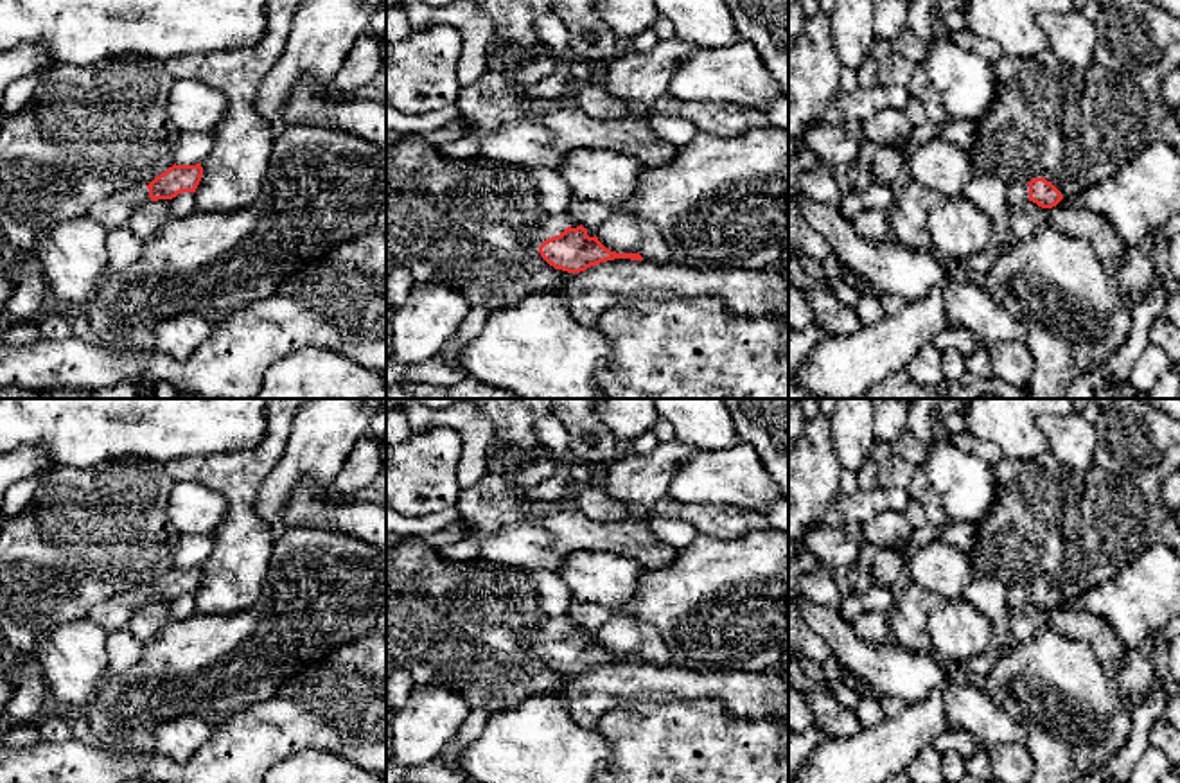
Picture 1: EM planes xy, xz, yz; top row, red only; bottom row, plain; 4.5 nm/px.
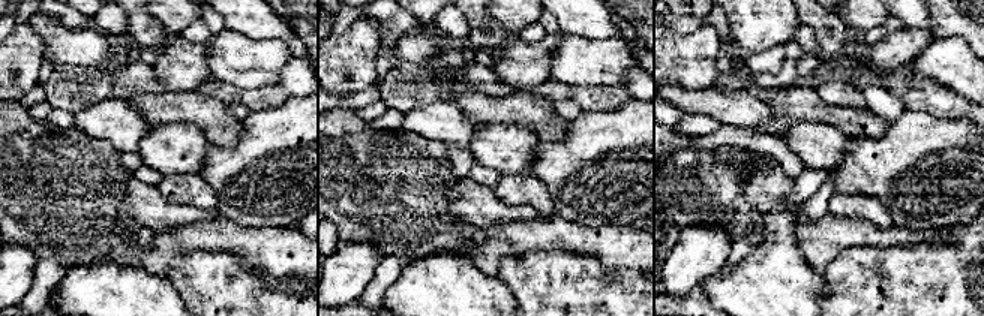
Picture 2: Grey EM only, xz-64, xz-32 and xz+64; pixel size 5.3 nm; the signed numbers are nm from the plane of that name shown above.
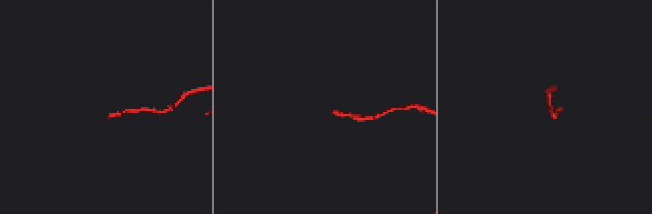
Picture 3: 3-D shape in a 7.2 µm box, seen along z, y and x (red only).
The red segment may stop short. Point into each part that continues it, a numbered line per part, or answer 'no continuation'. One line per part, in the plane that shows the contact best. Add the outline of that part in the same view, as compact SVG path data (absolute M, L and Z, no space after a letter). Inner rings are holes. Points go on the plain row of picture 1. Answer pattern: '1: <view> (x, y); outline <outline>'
1: xz (550, 627); outline M546 616L533 629L524 632L523 643L539 650L544 643L560 638L566 630L566 616Z

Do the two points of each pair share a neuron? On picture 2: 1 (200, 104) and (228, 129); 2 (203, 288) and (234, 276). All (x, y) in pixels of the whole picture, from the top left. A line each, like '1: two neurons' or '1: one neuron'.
1: one neuron
2: one neuron

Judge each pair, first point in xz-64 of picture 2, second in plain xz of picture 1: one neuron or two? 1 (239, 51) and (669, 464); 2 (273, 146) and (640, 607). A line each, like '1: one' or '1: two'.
1: two
2: one

